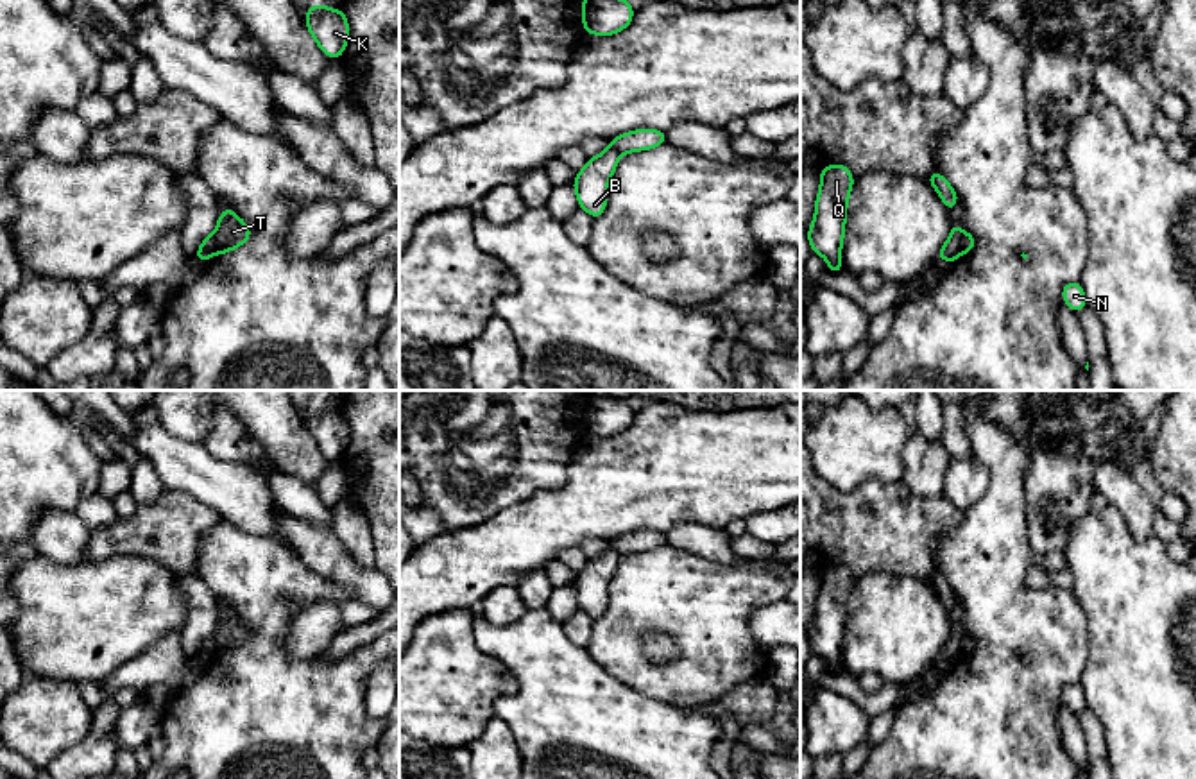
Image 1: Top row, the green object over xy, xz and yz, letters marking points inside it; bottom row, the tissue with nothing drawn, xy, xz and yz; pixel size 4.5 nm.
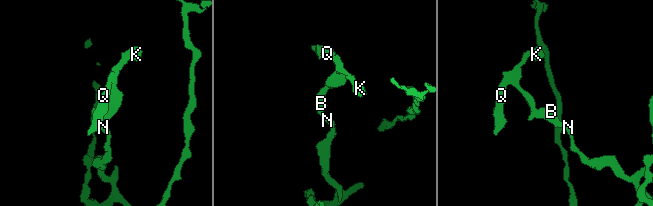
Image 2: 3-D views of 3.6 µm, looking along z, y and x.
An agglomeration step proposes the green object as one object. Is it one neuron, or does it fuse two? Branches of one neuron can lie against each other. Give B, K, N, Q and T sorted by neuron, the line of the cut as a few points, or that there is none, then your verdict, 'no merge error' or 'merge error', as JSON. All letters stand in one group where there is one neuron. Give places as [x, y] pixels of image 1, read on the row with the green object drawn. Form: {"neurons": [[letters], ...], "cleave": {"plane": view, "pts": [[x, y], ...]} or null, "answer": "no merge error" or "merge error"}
{"neurons": [["B", "N"], ["K", "Q", "T"]], "cleave": {"plane": "yz", "pts": [[964, 231], [960, 253]]}, "answer": "merge error"}

